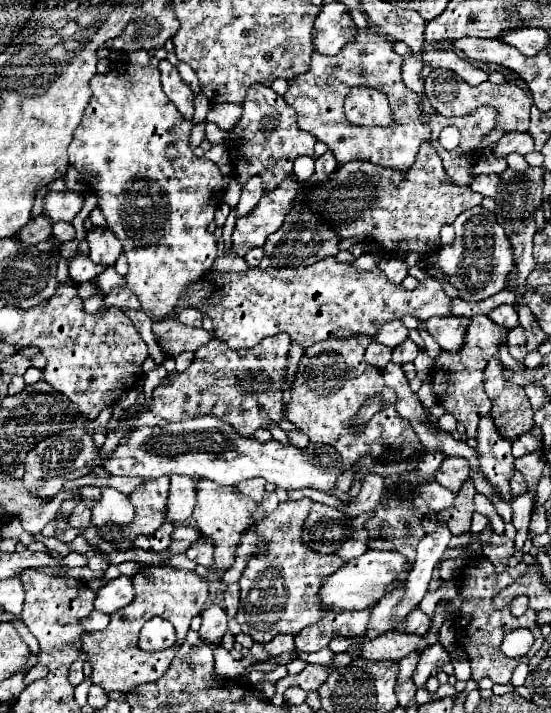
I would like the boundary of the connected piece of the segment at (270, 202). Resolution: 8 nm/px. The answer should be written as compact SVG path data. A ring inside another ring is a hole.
M286 179L278 189L274 189L268 195L262 195L252 215L236 221L232 233L232 253L244 257L246 251L254 247L264 247L266 237L280 229L284 215L292 205L292 199L300 193L300 183L296 179Z

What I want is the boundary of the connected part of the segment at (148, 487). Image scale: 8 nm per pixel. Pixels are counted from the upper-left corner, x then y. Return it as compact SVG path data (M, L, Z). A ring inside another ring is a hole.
M158 477L152 481L144 481L128 495L130 503L136 509L136 517L130 525L120 525L122 541L114 543L114 549L132 549L138 535L152 535L164 523L164 501L168 499L168 485L168 477Z

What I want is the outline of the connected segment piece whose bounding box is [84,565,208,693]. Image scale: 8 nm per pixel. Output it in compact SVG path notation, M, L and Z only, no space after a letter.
M160 565L160 567L140 567L140 571L132 577L136 597L134 601L112 613L112 621L104 631L96 633L86 633L84 635L84 653L88 655L88 661L92 665L92 683L100 685L104 691L122 691L130 693L142 683L152 683L160 679L166 669L170 667L174 653L144 653L138 647L138 635L144 623L152 617L162 617L174 623L176 629L176 647L184 643L186 633L190 629L190 621L194 615L200 615L202 609L206 607L208 599L208 581L198 577L192 571L186 569L174 569L170 565Z

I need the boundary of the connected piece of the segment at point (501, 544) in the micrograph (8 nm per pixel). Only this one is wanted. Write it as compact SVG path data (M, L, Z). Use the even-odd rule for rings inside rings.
M492 535L490 541L480 543L482 545L482 553L484 557L488 557L488 561L494 565L496 573L502 573L502 569L506 567L508 559L512 557L512 549L514 549L514 541L508 539L506 535Z

